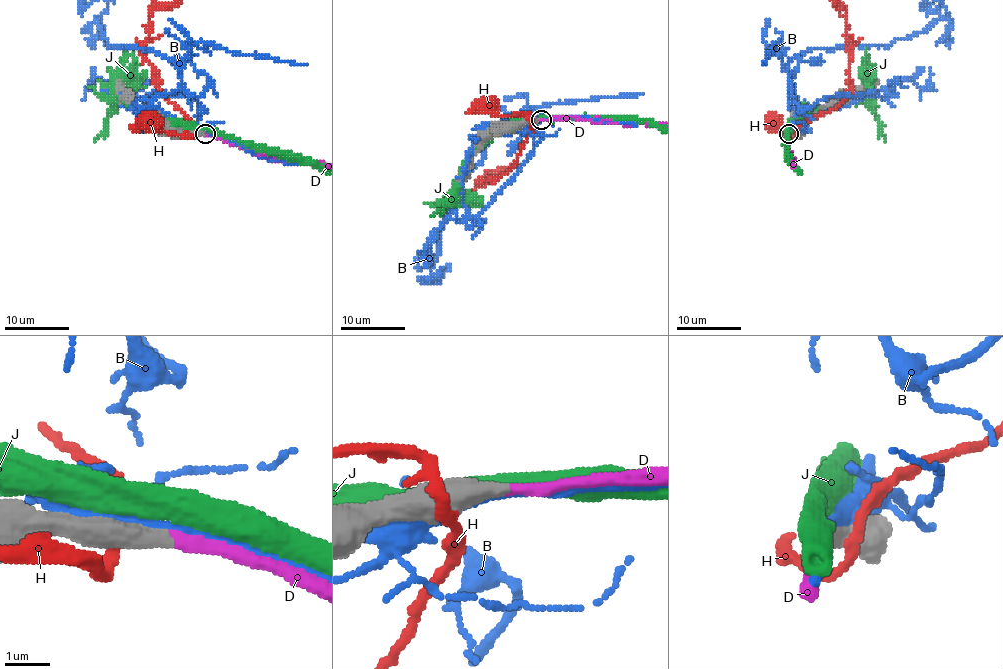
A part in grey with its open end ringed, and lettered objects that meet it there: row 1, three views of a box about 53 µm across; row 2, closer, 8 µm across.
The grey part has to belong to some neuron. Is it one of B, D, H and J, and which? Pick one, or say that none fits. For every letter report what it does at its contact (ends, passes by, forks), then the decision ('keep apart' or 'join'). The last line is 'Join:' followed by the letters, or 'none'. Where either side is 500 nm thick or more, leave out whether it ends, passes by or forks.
B: keep apart
D: it ends | join
H: keep apart
J: it passes by | keep apart
Join: D

